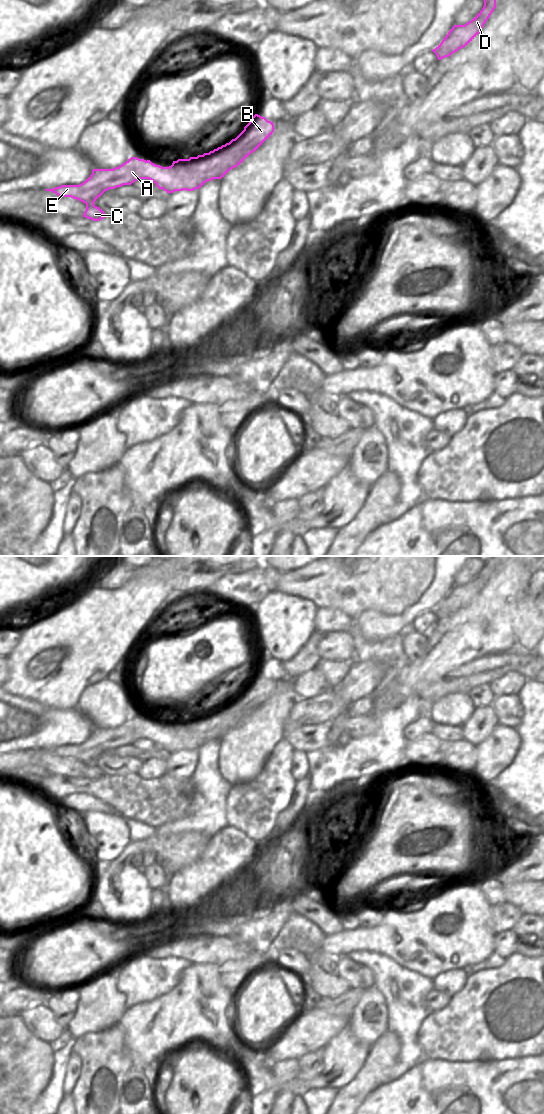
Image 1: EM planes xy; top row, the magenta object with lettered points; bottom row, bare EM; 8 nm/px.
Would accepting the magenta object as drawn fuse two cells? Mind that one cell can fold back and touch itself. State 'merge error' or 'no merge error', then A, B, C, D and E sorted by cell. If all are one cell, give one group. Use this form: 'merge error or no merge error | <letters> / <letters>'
merge error | A B D E / C

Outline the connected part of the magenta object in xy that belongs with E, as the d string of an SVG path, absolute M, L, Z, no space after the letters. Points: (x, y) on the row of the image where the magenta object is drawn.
M255 114L235 139L209 153L178 159L169 167L131 157L113 169L93 169L92 174L79 185L61 185L45 190L59 197L77 199L86 205L94 205L109 189L131 185L139 179L149 179L169 194L175 191L193 191L207 181L221 179L240 165L272 135L274 129L273 122Z

